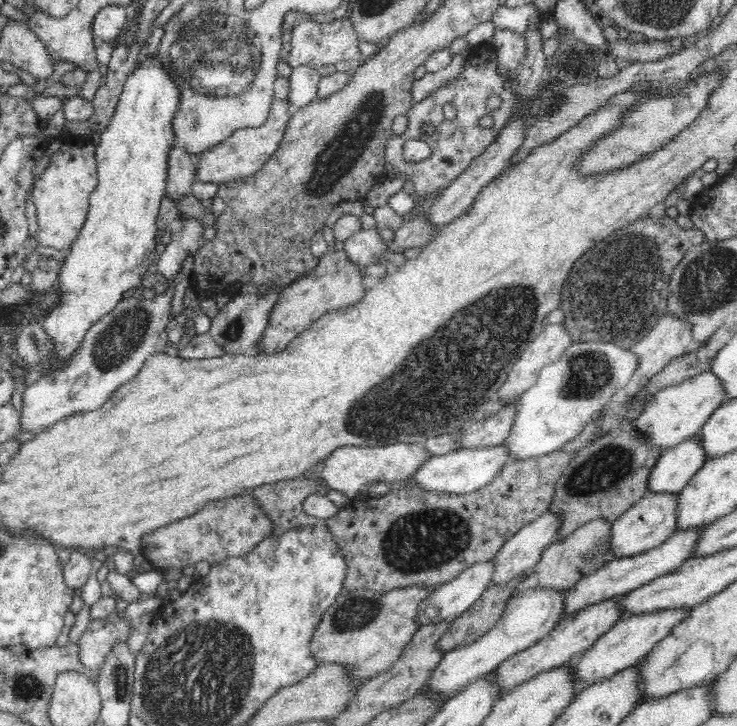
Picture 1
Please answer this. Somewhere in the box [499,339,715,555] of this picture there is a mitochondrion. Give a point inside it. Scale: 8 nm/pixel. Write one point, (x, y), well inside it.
(600, 472)

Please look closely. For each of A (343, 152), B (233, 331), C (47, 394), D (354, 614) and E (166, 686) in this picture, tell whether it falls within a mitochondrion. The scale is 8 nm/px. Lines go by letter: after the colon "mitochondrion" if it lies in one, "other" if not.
A: mitochondrion
B: mitochondrion
C: other
D: mitochondrion
E: mitochondrion

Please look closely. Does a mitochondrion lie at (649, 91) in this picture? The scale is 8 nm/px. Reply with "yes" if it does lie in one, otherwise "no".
no

